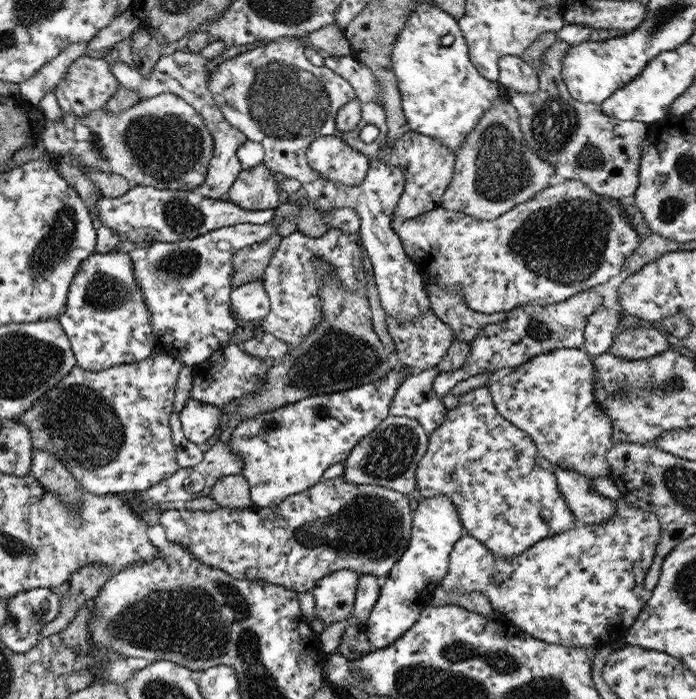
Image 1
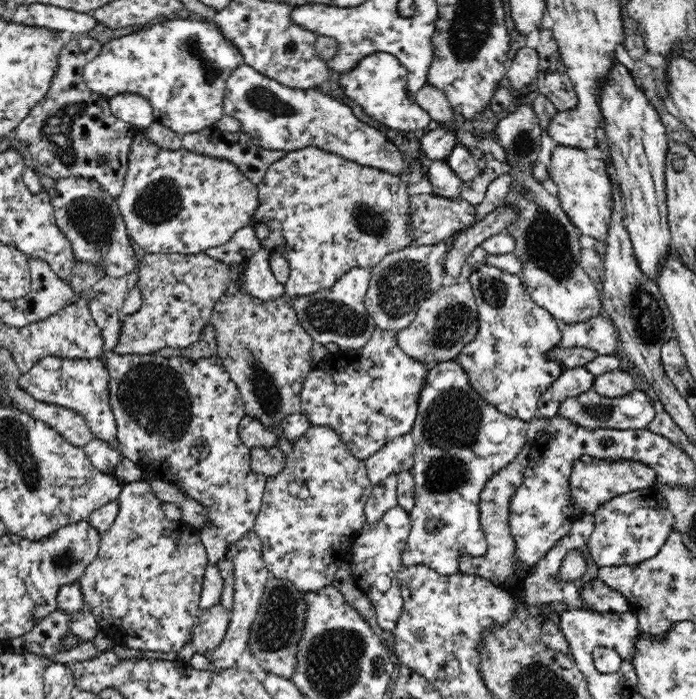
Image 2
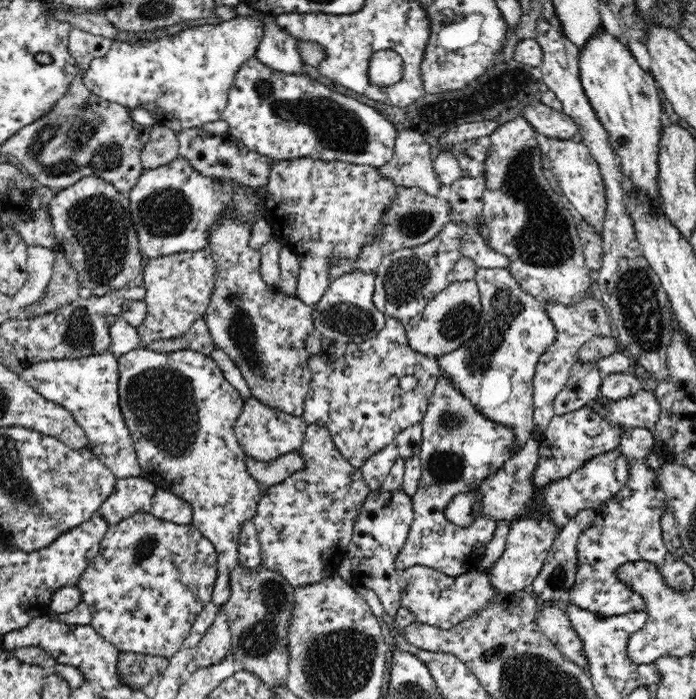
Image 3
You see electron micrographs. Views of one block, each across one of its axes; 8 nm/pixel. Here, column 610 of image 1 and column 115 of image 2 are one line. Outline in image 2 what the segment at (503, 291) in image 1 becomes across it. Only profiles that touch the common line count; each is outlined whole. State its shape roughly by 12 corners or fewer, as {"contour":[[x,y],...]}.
{"contour":[[86,178],[48,189],[76,260],[126,276],[139,262],[117,199]]}

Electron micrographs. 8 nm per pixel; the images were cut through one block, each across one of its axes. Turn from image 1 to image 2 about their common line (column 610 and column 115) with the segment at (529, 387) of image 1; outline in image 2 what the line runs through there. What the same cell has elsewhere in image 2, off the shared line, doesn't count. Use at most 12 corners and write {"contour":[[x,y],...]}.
{"contour":[[42,358],[17,384],[117,447],[100,359]]}

